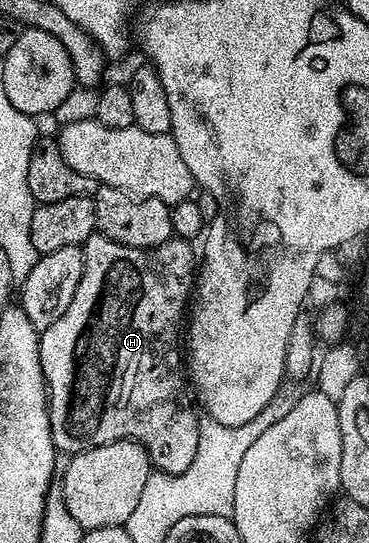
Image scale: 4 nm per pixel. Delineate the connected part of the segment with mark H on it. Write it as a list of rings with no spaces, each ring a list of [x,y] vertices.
[[[93,234],[82,247],[84,265],[78,288],[74,290],[74,298],[70,298],[70,306],[66,306],[66,314],[62,314],[62,318],[58,318],[58,322],[54,322],[49,328],[40,332],[40,366],[47,393],[48,422],[52,445],[56,447],[57,453],[75,454],[90,450],[94,446],[106,446],[110,442],[135,440],[146,450],[151,467],[155,471],[167,472],[169,476],[177,476],[190,466],[190,462],[194,462],[194,454],[198,452],[198,438],[200,437],[200,420],[198,415],[196,416],[197,409],[195,407],[192,409],[188,405],[187,398],[184,397],[186,372],[182,367],[182,321],[185,319],[186,309],[189,307],[190,297],[194,292],[194,281],[198,275],[197,249],[195,252],[189,241],[179,238],[170,239],[162,246],[153,248],[131,248],[99,234]]]

